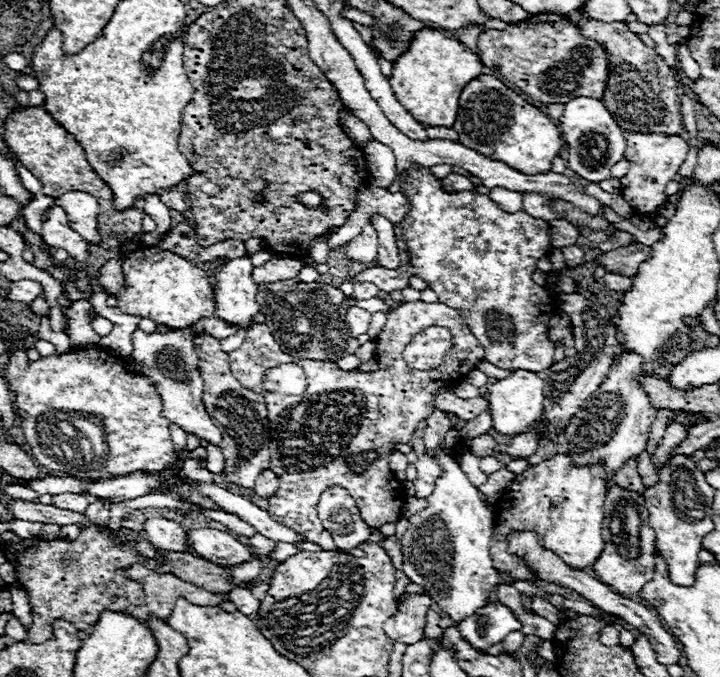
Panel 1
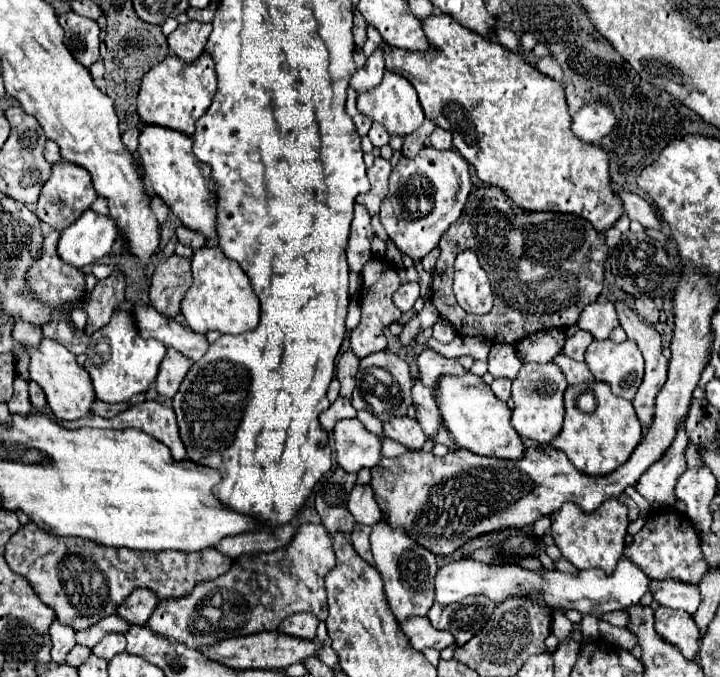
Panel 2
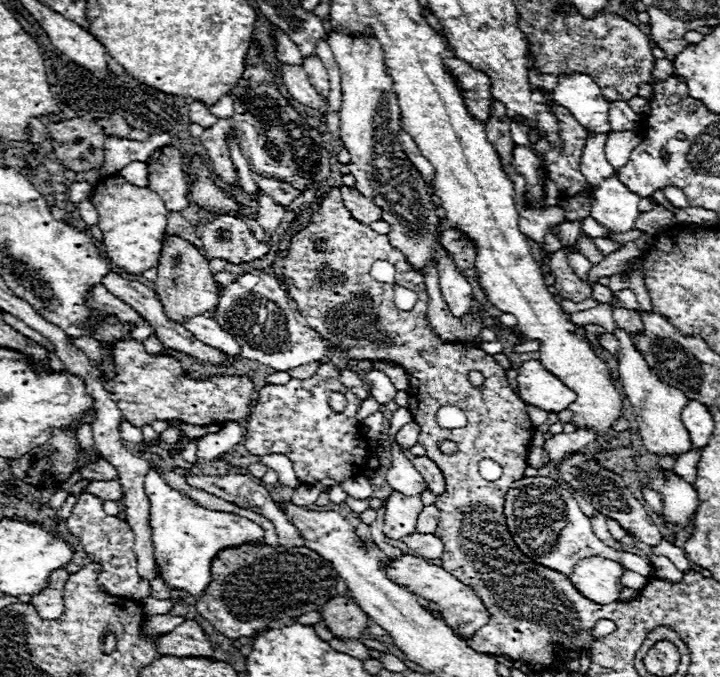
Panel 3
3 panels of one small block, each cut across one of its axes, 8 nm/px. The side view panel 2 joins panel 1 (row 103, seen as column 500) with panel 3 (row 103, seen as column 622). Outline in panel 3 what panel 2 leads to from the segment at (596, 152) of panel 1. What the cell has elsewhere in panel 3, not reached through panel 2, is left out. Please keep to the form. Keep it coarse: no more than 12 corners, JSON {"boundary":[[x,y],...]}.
{"boundary":[[558,74],[552,100],[588,132],[610,132],[600,88],[584,74]]}

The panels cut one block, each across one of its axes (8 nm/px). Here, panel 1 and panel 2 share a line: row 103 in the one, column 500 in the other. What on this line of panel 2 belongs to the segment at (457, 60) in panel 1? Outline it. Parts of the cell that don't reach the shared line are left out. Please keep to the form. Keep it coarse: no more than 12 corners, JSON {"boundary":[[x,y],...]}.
{"boundary":[[442,376],[436,402],[460,448],[520,460],[508,404],[480,376]]}

